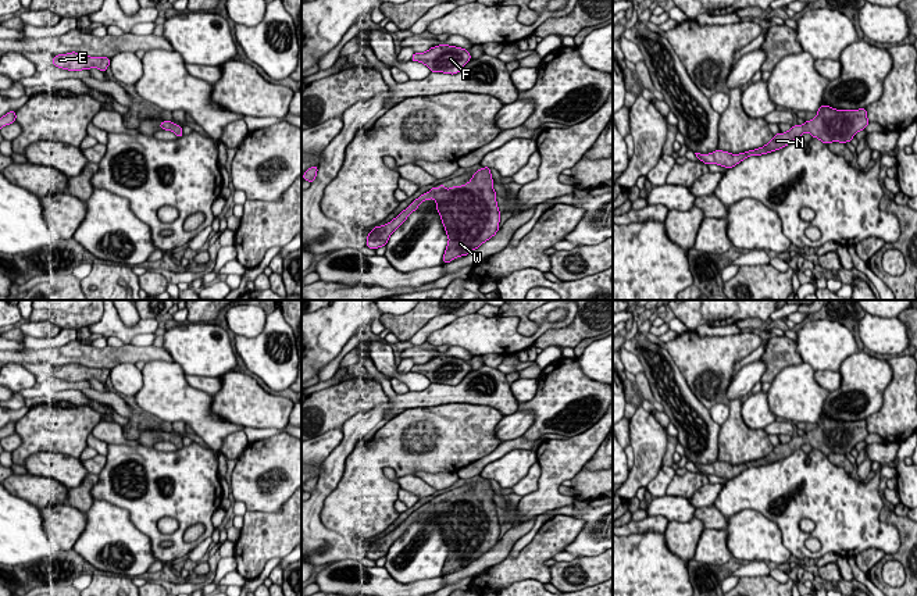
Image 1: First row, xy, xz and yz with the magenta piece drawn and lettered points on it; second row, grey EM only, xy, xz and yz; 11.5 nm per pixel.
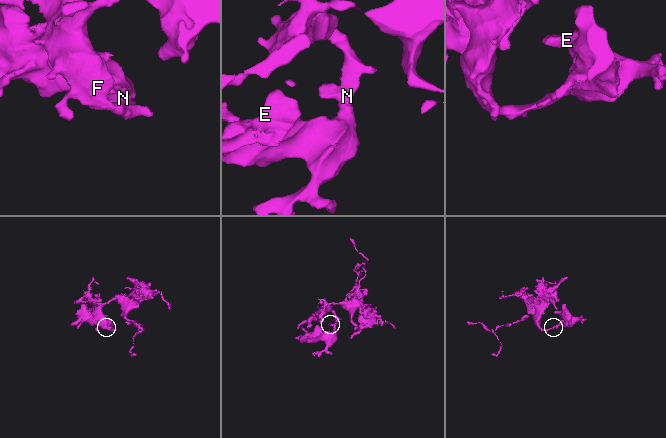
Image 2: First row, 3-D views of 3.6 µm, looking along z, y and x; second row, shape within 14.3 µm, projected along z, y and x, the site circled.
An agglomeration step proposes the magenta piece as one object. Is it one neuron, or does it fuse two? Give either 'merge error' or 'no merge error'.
no merge error

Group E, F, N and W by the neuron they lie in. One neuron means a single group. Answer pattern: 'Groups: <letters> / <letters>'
Groups: E F N W

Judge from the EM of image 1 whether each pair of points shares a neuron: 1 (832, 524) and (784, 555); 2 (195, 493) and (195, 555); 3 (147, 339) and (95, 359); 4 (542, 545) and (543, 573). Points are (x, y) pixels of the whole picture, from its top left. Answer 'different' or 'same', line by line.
1: different
2: different
3: different
4: same

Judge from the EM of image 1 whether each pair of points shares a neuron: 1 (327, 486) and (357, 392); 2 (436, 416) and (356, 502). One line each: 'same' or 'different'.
1: different
2: same

